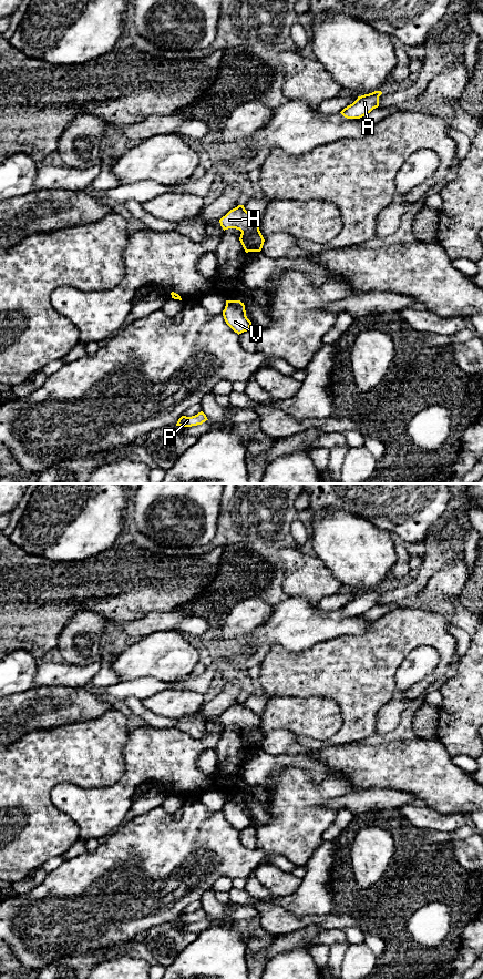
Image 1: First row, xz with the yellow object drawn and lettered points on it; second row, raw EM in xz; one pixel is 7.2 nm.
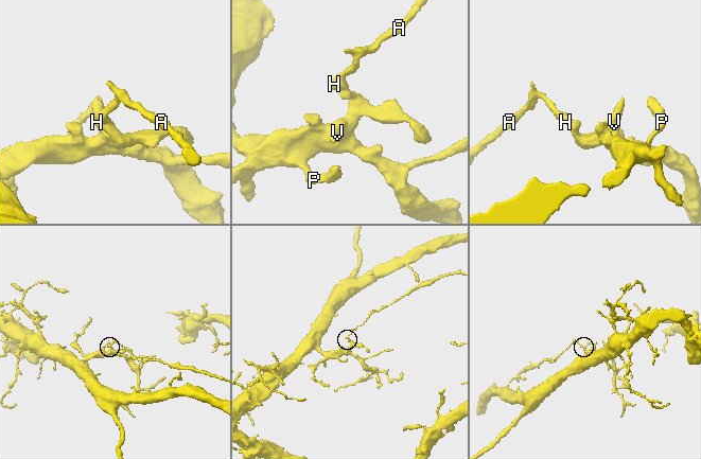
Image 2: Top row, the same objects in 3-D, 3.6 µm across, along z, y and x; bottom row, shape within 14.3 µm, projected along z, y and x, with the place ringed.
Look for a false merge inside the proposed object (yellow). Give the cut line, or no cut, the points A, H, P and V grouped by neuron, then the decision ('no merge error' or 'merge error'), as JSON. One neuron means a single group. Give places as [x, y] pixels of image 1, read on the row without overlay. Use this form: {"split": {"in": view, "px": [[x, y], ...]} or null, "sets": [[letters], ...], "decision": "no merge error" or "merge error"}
{"split": {"in": "xz", "px": [[258, 724], [246, 726], [242, 730]]}, "sets": [["A", "H"], ["P", "V"]], "decision": "merge error"}

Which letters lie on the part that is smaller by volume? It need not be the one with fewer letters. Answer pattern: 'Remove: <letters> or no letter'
Remove: A, H

